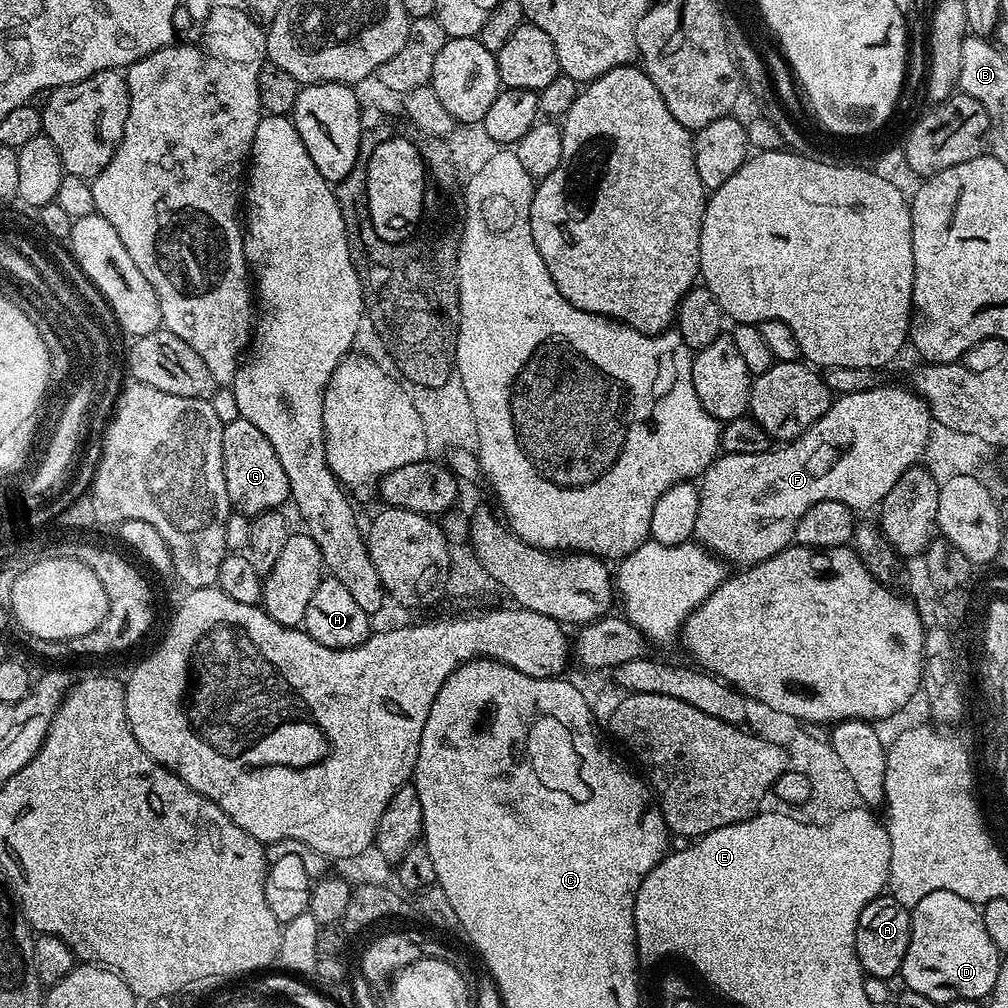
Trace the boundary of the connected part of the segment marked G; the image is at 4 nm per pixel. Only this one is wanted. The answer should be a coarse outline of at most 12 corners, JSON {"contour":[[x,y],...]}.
{"contour":[[224,425],[228,502],[251,518],[289,503],[266,434]]}

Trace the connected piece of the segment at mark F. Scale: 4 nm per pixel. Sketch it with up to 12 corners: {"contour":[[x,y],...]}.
{"contour":[[911,387],[836,396],[810,430],[717,455],[695,539],[729,565],[814,502],[875,509],[934,421]]}

